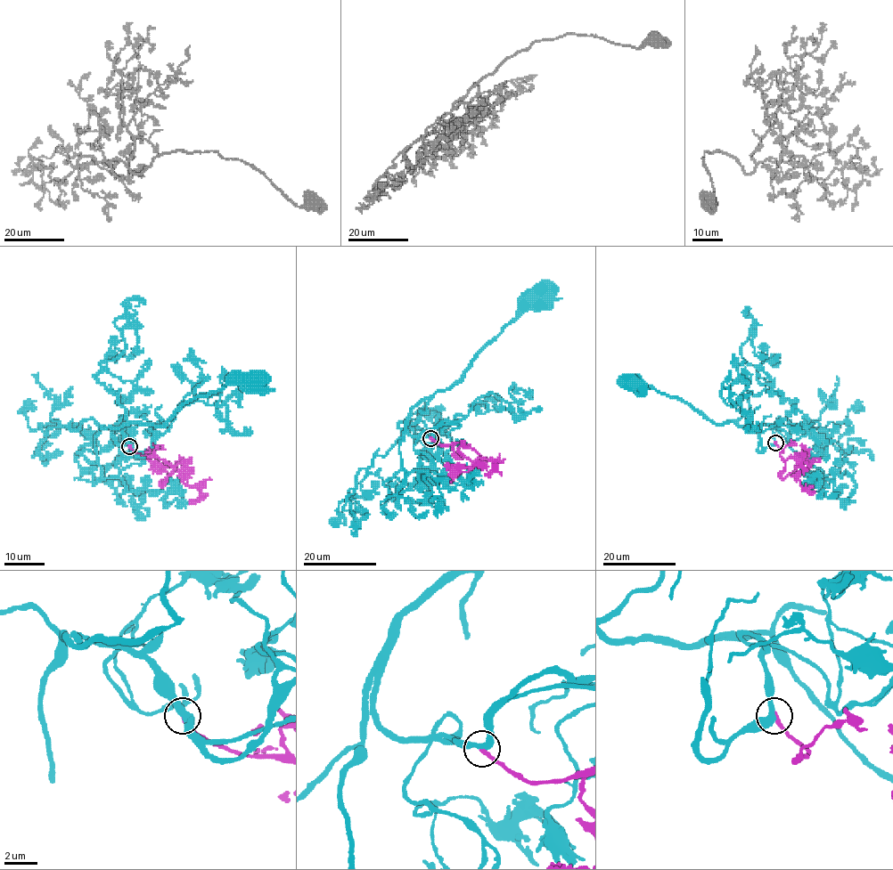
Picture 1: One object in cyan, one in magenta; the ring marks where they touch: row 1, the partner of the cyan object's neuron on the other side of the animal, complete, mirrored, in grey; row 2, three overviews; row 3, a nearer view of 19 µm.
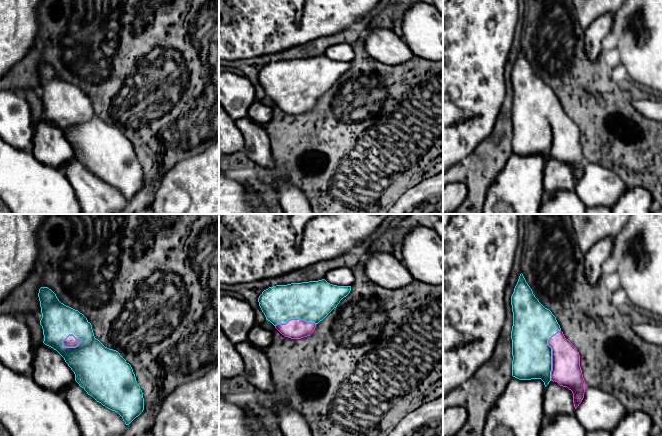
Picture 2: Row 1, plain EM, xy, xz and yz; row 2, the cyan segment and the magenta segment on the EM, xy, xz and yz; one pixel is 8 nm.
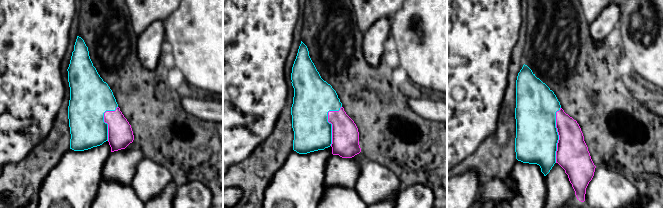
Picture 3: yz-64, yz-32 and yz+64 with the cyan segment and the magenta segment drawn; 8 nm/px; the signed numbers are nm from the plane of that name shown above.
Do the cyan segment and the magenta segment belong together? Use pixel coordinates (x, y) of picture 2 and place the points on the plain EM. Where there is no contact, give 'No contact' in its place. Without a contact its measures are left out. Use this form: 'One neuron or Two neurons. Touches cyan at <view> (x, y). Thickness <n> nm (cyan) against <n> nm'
One neuron. Touches cyan at yz (551, 130). Thickness 320 nm (cyan) against 240 nm

